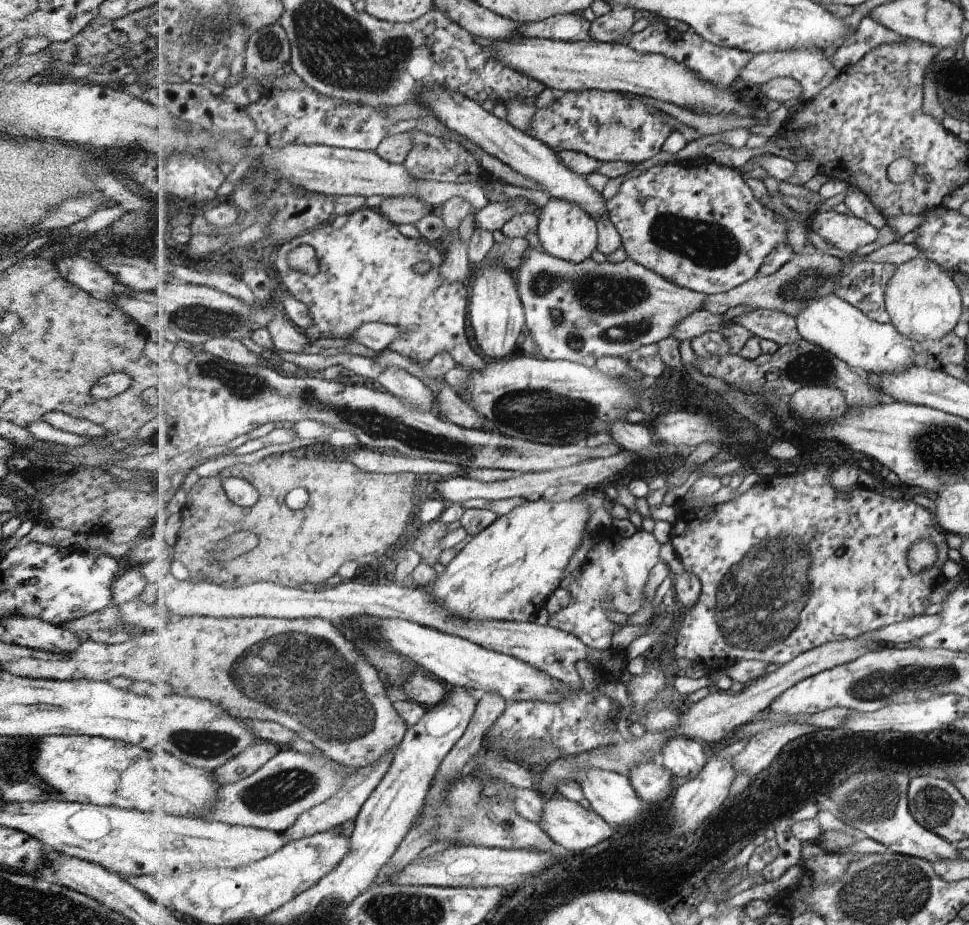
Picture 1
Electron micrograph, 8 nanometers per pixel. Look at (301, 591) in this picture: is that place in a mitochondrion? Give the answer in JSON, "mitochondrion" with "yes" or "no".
{"mitochondrion":"no"}

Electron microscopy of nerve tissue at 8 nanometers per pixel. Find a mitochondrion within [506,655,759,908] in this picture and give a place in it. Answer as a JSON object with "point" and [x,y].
{"point":[586,873]}

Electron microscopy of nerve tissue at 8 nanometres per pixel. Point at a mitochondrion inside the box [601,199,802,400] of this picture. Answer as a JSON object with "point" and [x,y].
{"point":[708,244]}

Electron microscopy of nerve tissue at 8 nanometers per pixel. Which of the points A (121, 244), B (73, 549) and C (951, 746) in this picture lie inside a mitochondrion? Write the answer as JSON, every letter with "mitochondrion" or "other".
{"A":"other","B":"other","C":"mitochondrion"}

